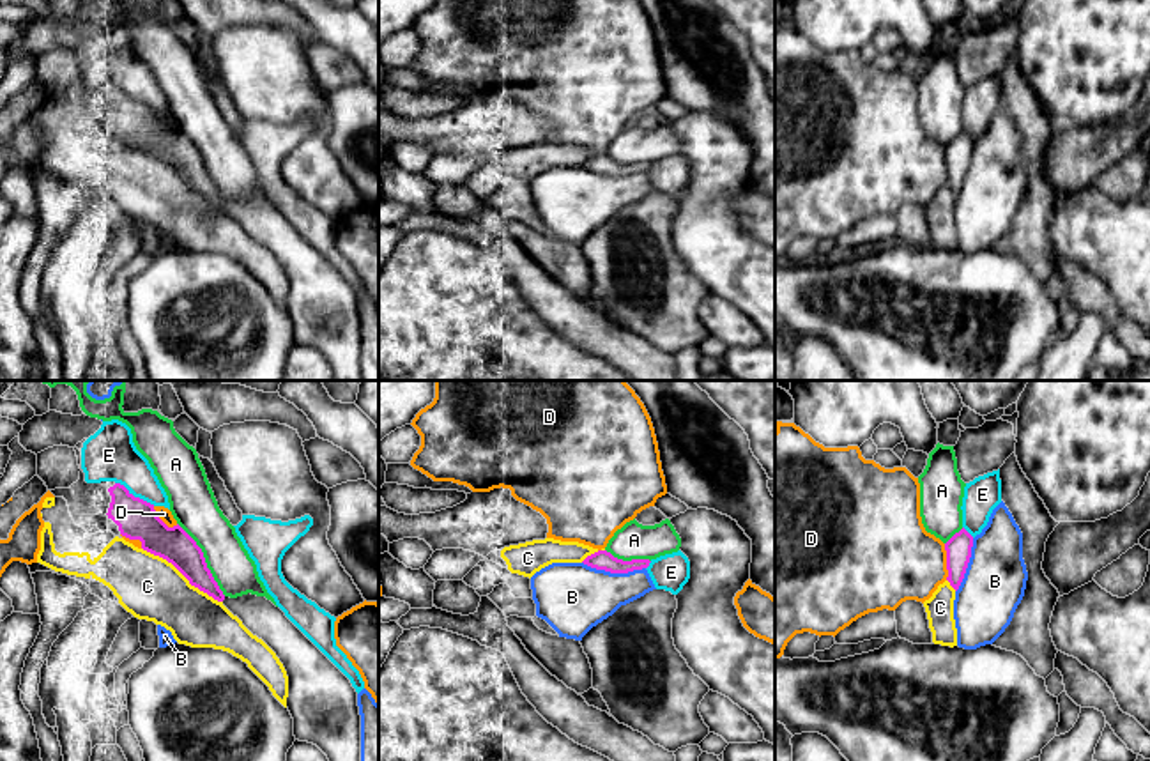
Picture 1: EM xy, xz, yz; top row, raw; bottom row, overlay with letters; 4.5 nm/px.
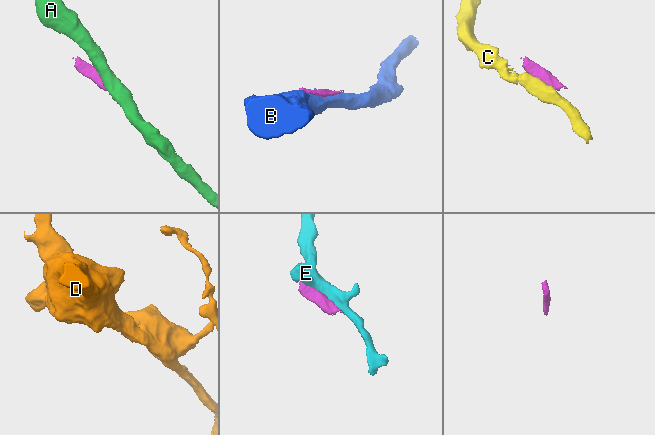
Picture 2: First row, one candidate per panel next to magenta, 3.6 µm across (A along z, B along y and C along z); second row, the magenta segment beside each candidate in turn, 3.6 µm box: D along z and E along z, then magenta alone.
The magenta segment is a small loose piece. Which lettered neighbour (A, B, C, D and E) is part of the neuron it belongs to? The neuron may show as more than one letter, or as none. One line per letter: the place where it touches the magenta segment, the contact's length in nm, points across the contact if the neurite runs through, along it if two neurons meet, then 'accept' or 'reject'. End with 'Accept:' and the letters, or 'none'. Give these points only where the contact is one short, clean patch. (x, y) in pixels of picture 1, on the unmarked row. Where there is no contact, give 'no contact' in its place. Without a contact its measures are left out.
A: meets magenta in xy at (204, 163); contact 400 nm long; reject
B: meets magenta in xz at (614, 176); contact 280 nm long; reject
C: meets magenta in xy at (183, 177); contact 440 nm long; reject
D: meets magenta in yz at (947, 165); contact 170 nm long; reject
E: meets magenta in xy at (133, 99); contact 220 nm long; reject
Accept: none

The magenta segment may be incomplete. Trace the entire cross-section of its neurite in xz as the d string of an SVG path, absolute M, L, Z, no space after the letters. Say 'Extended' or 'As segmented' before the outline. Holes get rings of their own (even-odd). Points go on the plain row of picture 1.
As segmented. M598 154L598 156L587 159L582 166L591 172L605 173L610 177L628 177L633 173L648 172L651 165L649 163L623 165L623 163L614 161L607 154Z

